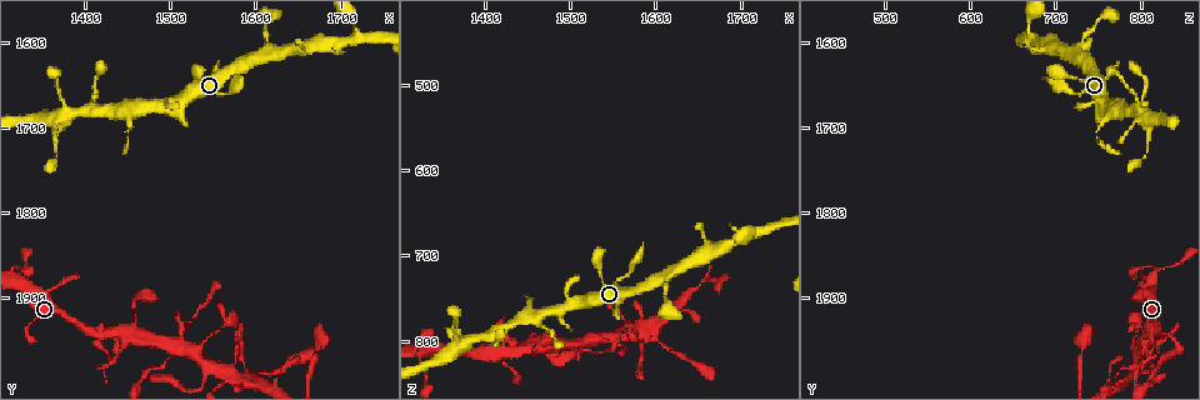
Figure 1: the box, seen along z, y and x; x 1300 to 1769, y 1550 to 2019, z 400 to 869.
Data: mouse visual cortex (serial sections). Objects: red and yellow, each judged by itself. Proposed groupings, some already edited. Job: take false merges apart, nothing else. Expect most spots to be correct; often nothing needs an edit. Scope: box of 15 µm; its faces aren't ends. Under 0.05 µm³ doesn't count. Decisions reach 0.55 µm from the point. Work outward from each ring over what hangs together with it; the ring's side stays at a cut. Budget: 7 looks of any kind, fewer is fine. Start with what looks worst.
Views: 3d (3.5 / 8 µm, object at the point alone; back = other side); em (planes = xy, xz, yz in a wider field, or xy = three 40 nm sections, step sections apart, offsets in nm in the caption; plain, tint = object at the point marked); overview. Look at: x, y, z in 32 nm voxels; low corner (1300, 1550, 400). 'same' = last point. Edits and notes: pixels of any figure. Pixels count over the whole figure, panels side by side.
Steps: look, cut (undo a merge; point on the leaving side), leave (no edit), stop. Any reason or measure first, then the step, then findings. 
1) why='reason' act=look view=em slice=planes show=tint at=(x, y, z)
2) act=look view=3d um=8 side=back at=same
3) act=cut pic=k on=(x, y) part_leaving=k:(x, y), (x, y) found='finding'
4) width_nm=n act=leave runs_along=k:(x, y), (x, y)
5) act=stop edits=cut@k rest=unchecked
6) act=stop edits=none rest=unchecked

why='thick turns thin' act=look view=3d um=8 side=back at=(1505, 1955, 805)

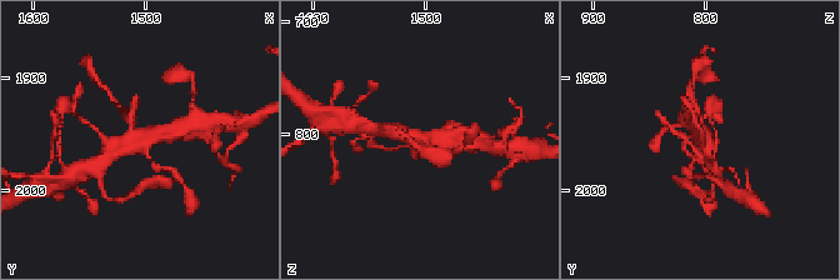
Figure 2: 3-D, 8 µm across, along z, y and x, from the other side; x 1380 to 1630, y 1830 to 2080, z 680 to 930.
arms=4 arm_widths_nm=150,150,400,400 act=look view=em slice=xy step=3 show=tint at=(1504, 1958, 804)

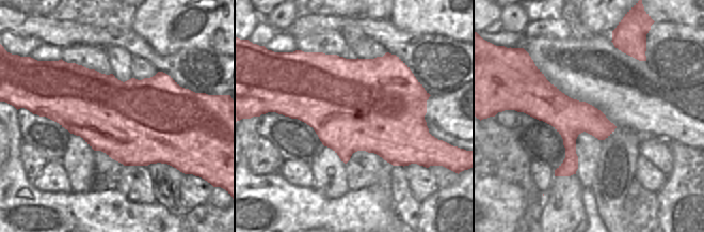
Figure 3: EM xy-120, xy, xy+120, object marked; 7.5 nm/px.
act=leave runs_along=2:(175, 129), (110, 155) found='continuous, no second cell'

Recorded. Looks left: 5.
why='sharp bend' act=look view=3d um=3.5 side=back at=(1570, 1990, 790)

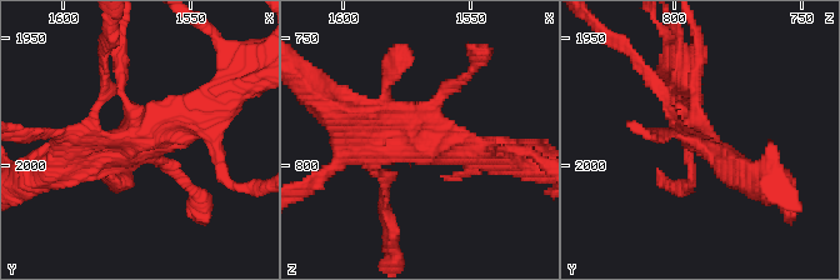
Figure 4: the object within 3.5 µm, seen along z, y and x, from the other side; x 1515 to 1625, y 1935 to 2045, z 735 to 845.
act=look view=em slice=planes show=tint at=(1571, 1989, 791)

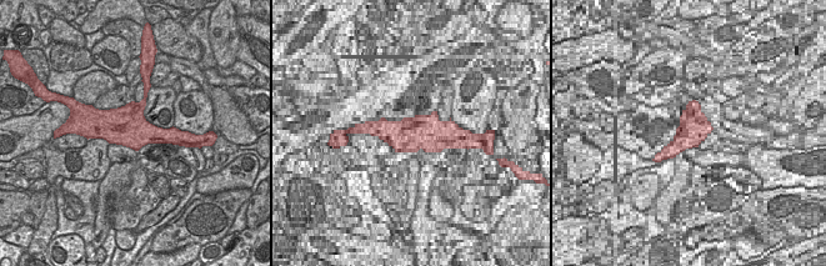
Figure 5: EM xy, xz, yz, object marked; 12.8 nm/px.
act=leave found='one cell here'

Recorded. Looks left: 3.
why='sudden change in width' act=look view=3d um=3.5 at=(1385, 1685, 795)

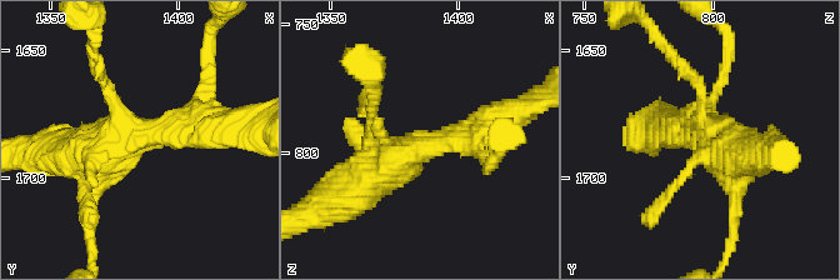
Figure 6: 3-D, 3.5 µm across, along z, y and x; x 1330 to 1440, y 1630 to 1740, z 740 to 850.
arms=4 arm_widths_nm=150,200,300,600 act=look view=em slice=planes show=tint at=(1384, 1683, 799)

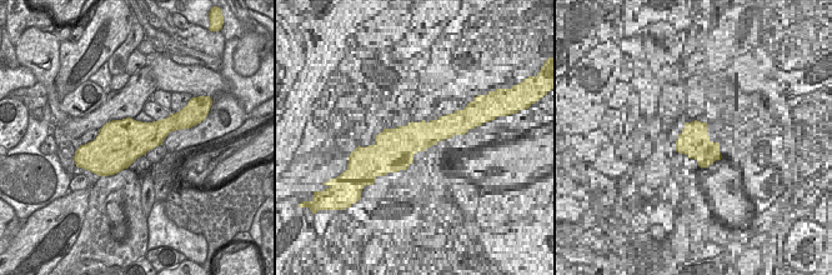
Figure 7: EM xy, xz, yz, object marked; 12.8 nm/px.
act=leave runs_along=6:(491, 121), (415, 148), (350, 193) found='all the same cell'

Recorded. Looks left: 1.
act=stop edits=none rest=unchecked

